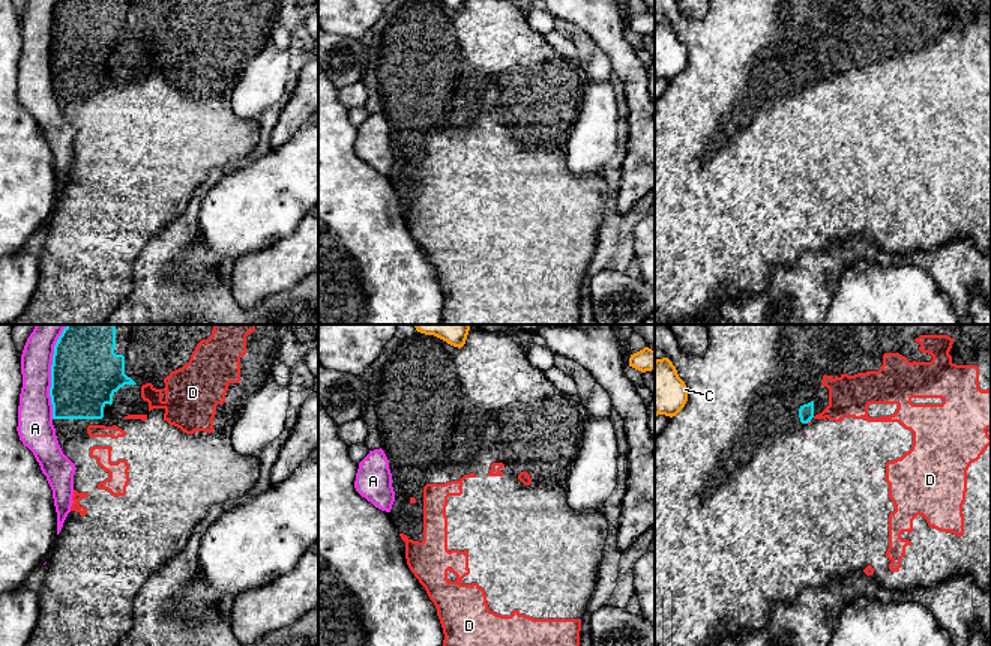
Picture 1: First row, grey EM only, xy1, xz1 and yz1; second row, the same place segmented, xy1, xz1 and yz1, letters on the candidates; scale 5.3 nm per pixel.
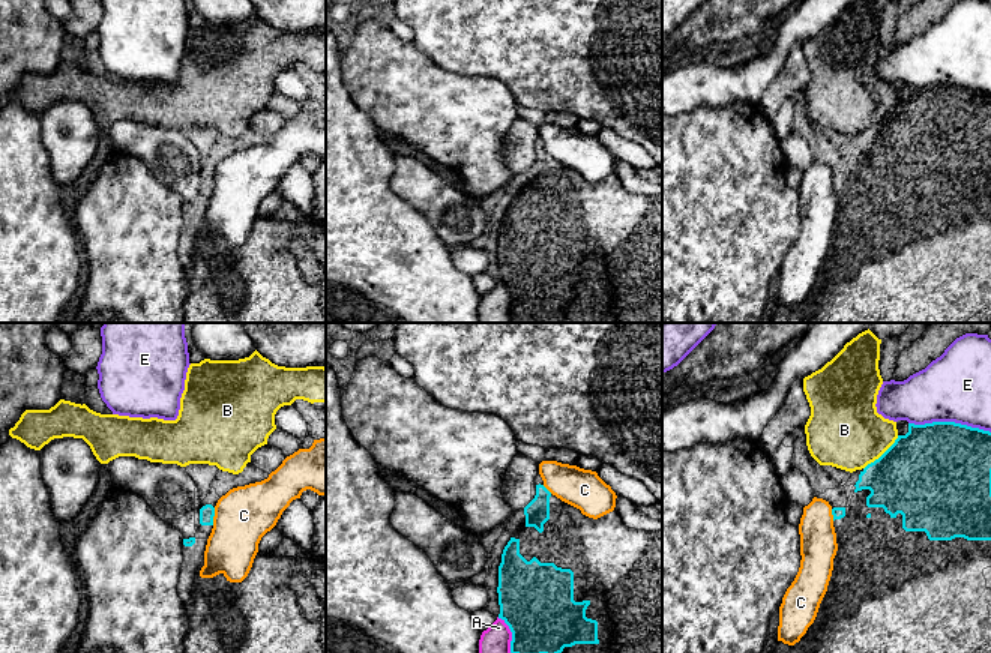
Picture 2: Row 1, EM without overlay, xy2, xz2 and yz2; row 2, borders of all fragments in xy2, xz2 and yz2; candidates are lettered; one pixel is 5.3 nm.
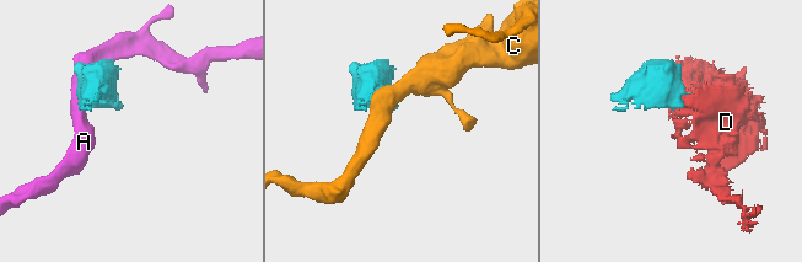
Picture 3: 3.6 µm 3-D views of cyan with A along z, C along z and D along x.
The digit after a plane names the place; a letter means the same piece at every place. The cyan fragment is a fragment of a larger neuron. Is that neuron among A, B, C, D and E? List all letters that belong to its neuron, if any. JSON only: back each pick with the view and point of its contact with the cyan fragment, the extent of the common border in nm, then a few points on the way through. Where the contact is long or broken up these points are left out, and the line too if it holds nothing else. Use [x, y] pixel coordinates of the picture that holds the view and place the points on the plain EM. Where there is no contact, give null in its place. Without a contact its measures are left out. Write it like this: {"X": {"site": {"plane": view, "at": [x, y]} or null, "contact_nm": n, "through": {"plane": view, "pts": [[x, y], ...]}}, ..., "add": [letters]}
{"D": {"site": {"plane": "yz1", "at": [808, 84]}, "contact_nm": 30}, "add": ["D"]}

